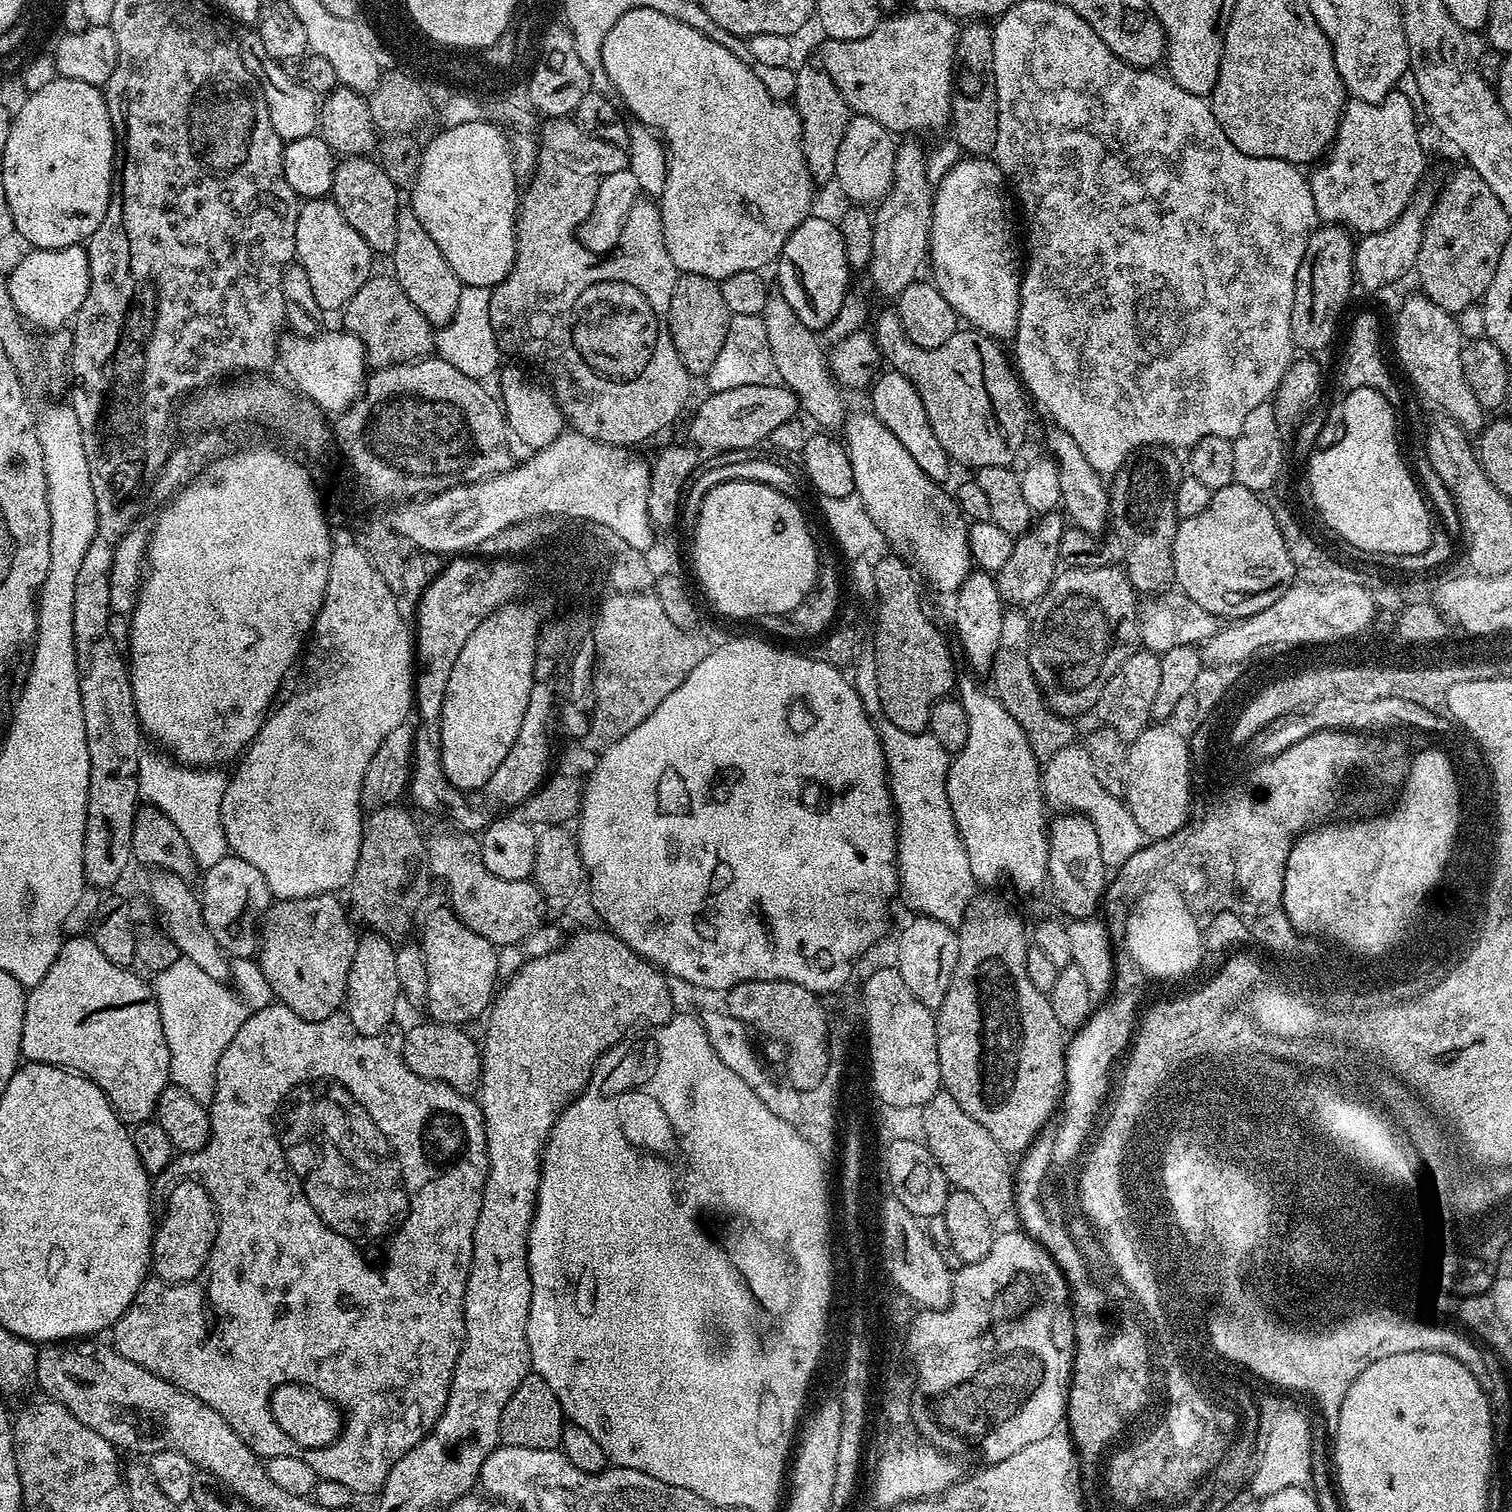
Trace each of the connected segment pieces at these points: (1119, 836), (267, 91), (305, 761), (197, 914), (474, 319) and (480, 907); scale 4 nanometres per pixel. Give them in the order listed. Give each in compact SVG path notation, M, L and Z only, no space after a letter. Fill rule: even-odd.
M1073 742L1069 748L1058 750L1058 754L1050 757L1042 768L1044 795L1049 809L1057 808L1055 811L1060 814L1079 814L1089 820L1094 830L1098 830L1098 846L1102 846L1104 867L1115 870L1144 848L1146 837L1123 799L1110 794L1098 782L1094 768L1087 747L1080 745L1079 748L1079 743Z
M255 30L241 32L244 33L239 33L238 43L242 62L246 66L246 70L250 70L250 74L254 74L254 78L266 98L266 106L270 110L270 126L274 126L276 133L285 142L313 135L318 128L317 93L311 92L305 84L301 84L289 69L287 72L284 69L287 67L281 61L270 58L266 46L262 43L262 38Z
M337 543L333 547L328 581L324 591L324 601L316 619L310 647L307 649L307 652L309 651L308 657L306 657L307 652L303 657L303 660L305 659L304 685L280 709L277 707L265 719L264 725L260 727L258 734L252 739L252 743L248 745L246 751L239 757L238 763L240 765L237 766L236 773L231 773L226 786L226 794L222 796L222 826L226 830L226 842L231 855L240 856L246 862L250 862L250 866L255 866L262 874L262 878L266 878L266 886L270 886L272 895L277 901L297 900L298 898L317 896L327 892L336 894L341 891L339 888L347 889L351 885L352 875L358 866L358 854L362 846L366 823L366 809L360 803L362 786L366 778L366 766L370 766L370 758L374 758L374 750L378 750L378 746L382 746L382 741L386 738L386 734L390 734L390 730L394 730L399 724L405 723L409 719L408 712L410 716L414 708L414 636L410 631L409 621L408 624L404 621L404 616L400 613L399 606L396 605L396 596L397 593L394 589L386 586L386 582L382 582L382 574L378 574L378 570L374 570L370 558L366 558L366 554L360 549L359 543ZM344 662L370 662L370 664L376 664L376 676L388 678L388 680L378 680L378 684L386 686L384 688L386 690L386 698L388 698L386 706L390 706L388 708L390 712L330 712L330 706L326 706L324 668L332 668L334 670L334 668L342 666Z
M157 871L153 876L156 877L149 882L148 888L152 891L152 904L156 907L157 918L160 919L159 927L172 939L174 946L178 946L183 959L194 962L198 970L206 970L210 978L227 981L230 976L230 957L218 938L210 934L210 926L206 926L202 918L197 889L181 876L169 872Z
M463 285L460 304L453 320L447 326L439 327L435 335L435 347L439 359L457 367L462 374L481 382L490 374L497 373L500 356L502 357L502 349L490 320L491 297L491 289Z
M475 835L470 840L465 840L463 837L441 837L440 840L436 840L432 846L432 864L435 865L436 872L448 880L447 885L452 889L452 893L446 900L452 911L456 913L456 917L466 926L470 926L474 934L486 938L486 942L497 946L520 946L535 928L540 927L542 923L540 889L531 879L507 880L490 874L490 870L486 870L486 862L482 862L480 842Z

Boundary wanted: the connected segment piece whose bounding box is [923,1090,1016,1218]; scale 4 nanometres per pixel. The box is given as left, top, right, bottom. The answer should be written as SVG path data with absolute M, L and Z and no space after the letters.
M943 1090L937 1092L936 1097L931 1102L923 1105L923 1109L925 1118L924 1140L929 1150L932 1151L943 1179L953 1189L972 1194L978 1200L978 1204L984 1206L992 1218L998 1218L1003 1212L1009 1211L1011 1213L1016 1199L1014 1168L1012 1164L1011 1166L1008 1165L1009 1153L1005 1152L1002 1146L998 1146L998 1142L994 1142L990 1130L986 1130L986 1126L982 1126L982 1122L970 1118L970 1114L966 1114L966 1110L962 1110L962 1106L958 1106L956 1099Z

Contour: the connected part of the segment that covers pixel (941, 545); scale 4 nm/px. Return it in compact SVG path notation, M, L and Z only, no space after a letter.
M871 411L856 412L853 416L851 413L843 432L842 443L848 450L850 466L854 466L856 490L864 492L872 516L884 524L884 538L892 540L898 547L895 549L908 548L907 555L928 571L938 591L956 593L974 565L968 545L969 525L955 499L922 474L906 446L902 446L902 442L898 442L898 438L894 438L894 434L890 434L890 430L886 430Z

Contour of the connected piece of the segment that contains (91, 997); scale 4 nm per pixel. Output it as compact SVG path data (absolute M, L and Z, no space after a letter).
M87 935L65 939L58 958L54 958L54 966L46 970L46 978L27 993L20 1051L25 1061L67 1068L94 1081L106 1094L118 1118L129 1126L155 1117L158 1098L170 1083L170 1046L166 1046L166 1034L162 1034L156 993L139 971L132 970L110 962Z

